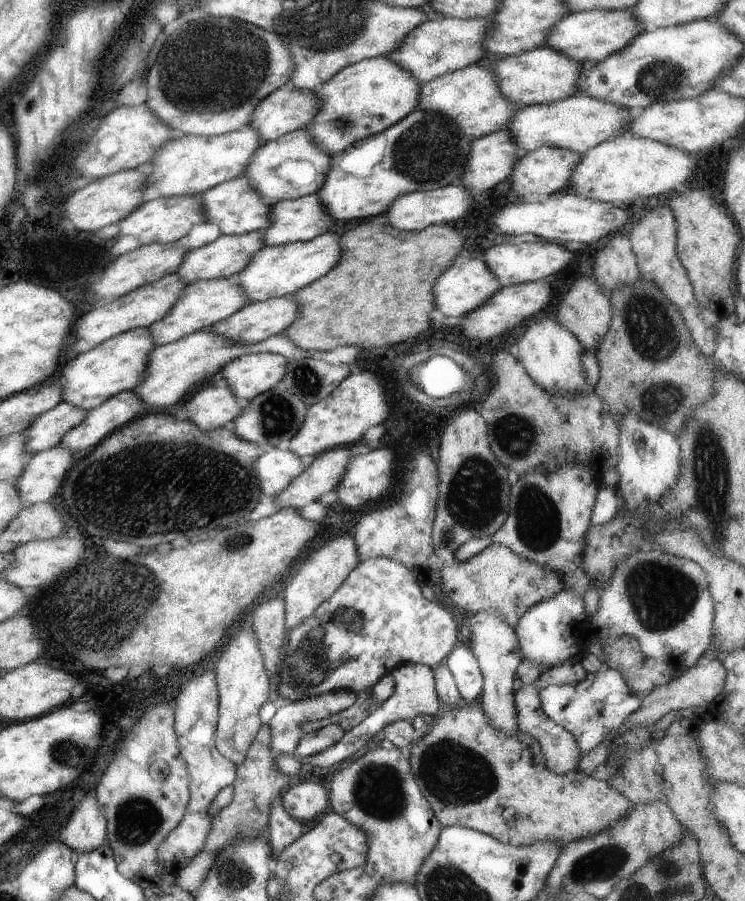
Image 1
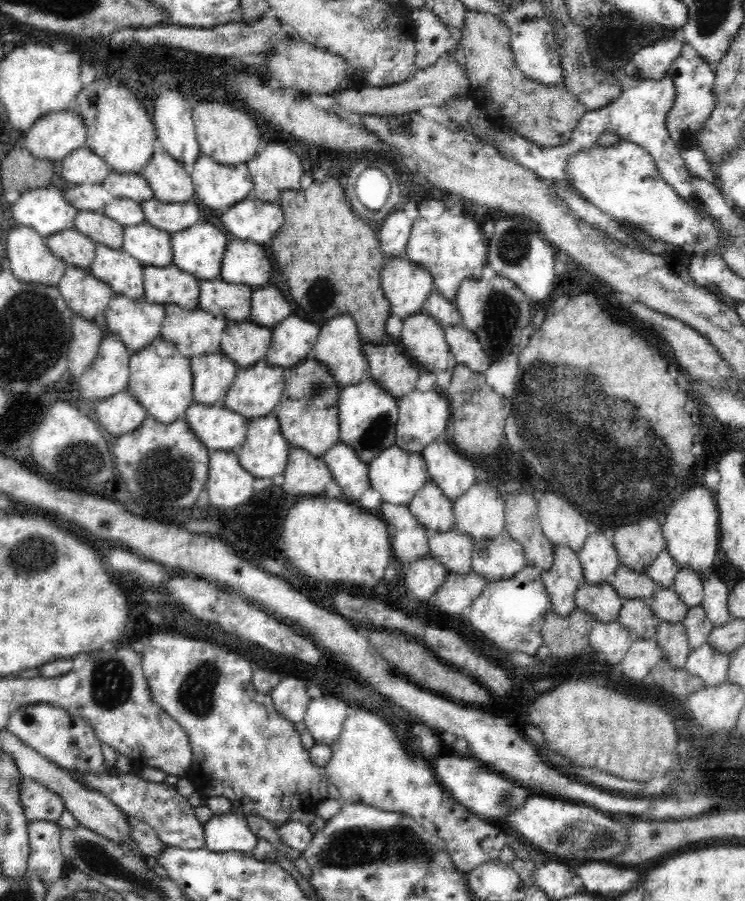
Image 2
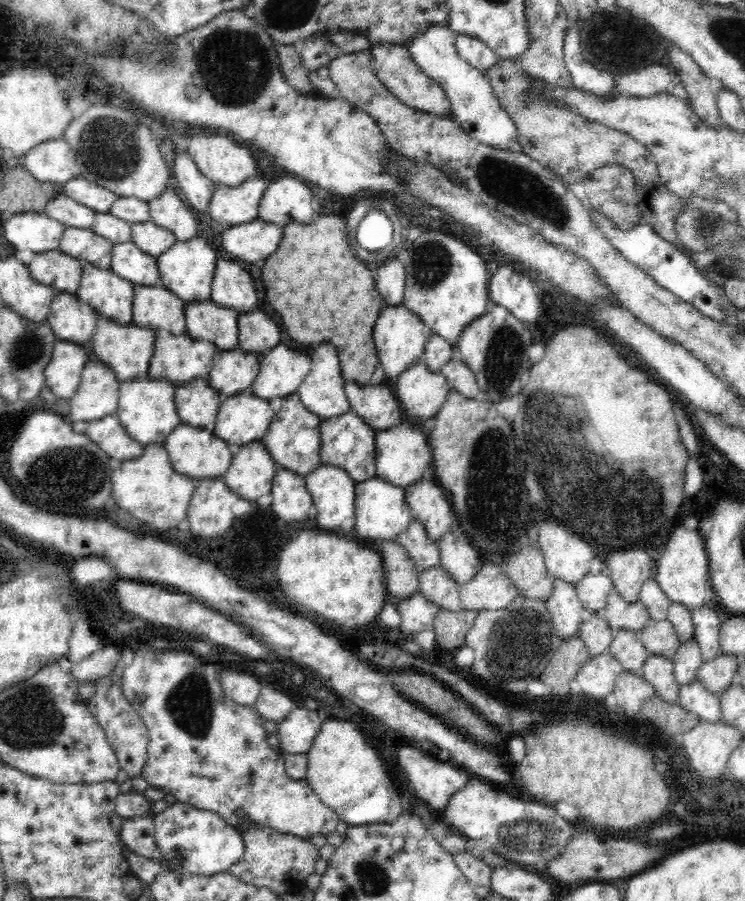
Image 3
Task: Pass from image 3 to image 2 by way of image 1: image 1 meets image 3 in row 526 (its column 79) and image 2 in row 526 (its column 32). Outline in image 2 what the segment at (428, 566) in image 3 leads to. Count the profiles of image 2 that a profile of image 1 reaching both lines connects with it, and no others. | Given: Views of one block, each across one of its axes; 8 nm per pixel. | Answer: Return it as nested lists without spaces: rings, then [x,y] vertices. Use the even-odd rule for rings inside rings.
[[[430,480],[412,498],[408,509],[428,534],[446,534],[454,527],[452,502]]]

